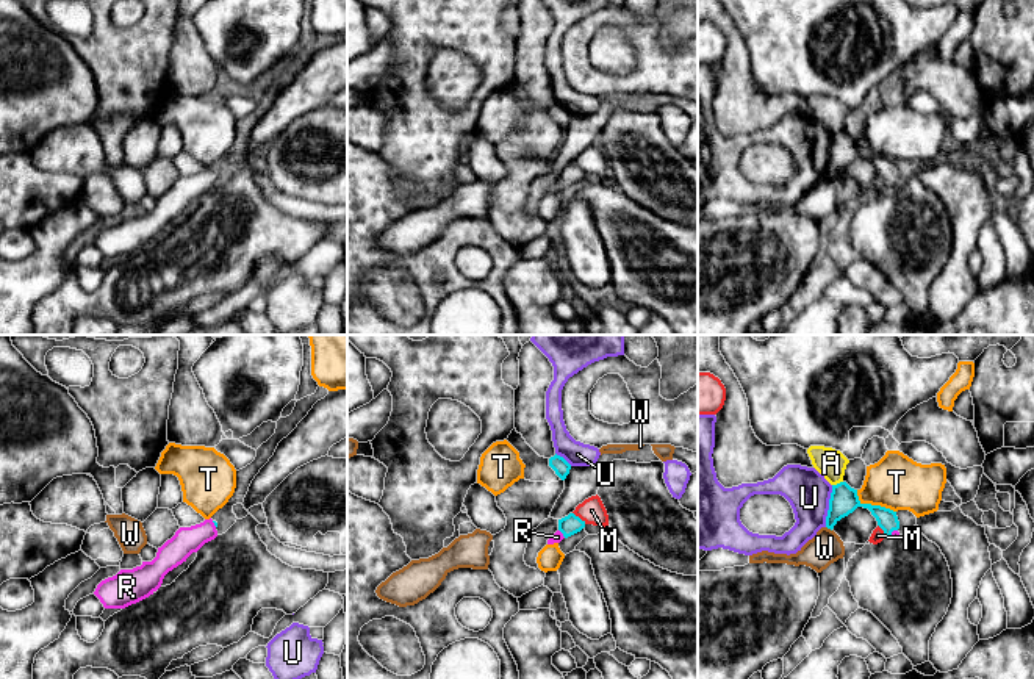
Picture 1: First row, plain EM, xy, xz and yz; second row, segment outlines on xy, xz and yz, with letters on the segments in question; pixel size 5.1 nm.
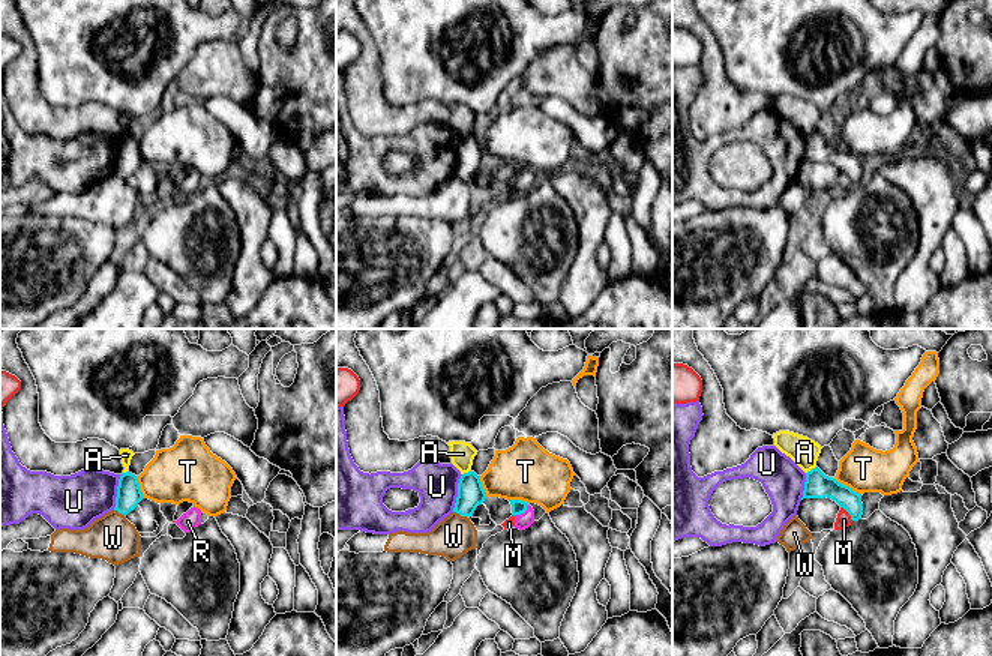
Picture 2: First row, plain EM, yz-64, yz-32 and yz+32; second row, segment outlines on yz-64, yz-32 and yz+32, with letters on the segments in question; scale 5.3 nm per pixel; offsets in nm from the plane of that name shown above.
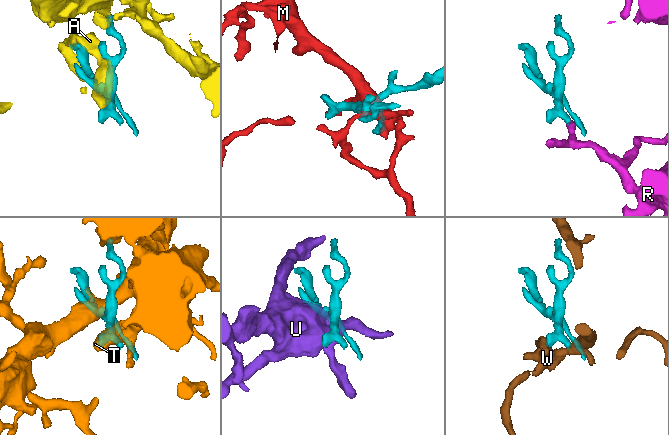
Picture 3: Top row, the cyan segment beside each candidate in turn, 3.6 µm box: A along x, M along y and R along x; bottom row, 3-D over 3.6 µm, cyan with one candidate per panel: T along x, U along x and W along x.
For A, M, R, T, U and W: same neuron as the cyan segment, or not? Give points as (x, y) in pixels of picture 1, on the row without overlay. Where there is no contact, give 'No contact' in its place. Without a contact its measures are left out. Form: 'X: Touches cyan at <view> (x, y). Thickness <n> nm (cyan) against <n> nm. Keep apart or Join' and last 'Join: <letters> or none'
A: Touches cyan at yz (837, 133). Thickness 140 nm (cyan) against 150 nm. Keep apart
M: Touches cyan at xz (578, 166). Thickness 100 nm (cyan) against 140 nm. Keep apart
R: Touches cyan at yz (892, 180). Thickness 110 nm (cyan) against 50 nm. Join
T: Touches cyan at yz (873, 155). Thickness 140 nm (cyan) against 280 nm. Keep apart
U: Touches cyan at yz (829, 155). Thickness 140 nm (cyan) against 220 nm. Keep apart
W: Touches cyan at yz (829, 177). Thickness 140 nm (cyan) against 170 nm. Keep apart
Join: R

